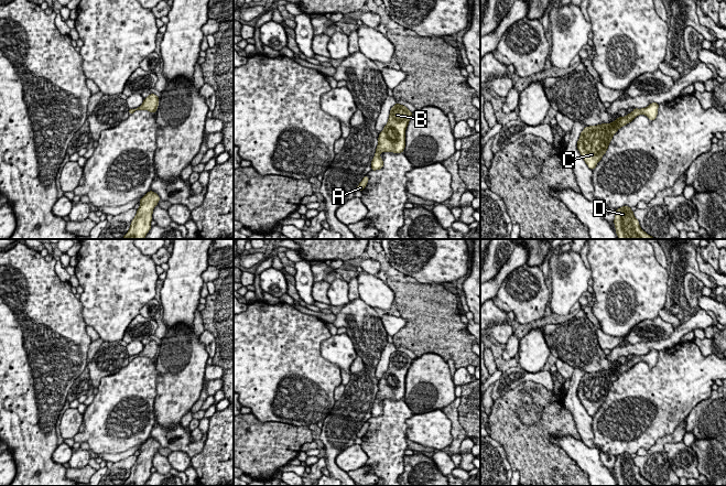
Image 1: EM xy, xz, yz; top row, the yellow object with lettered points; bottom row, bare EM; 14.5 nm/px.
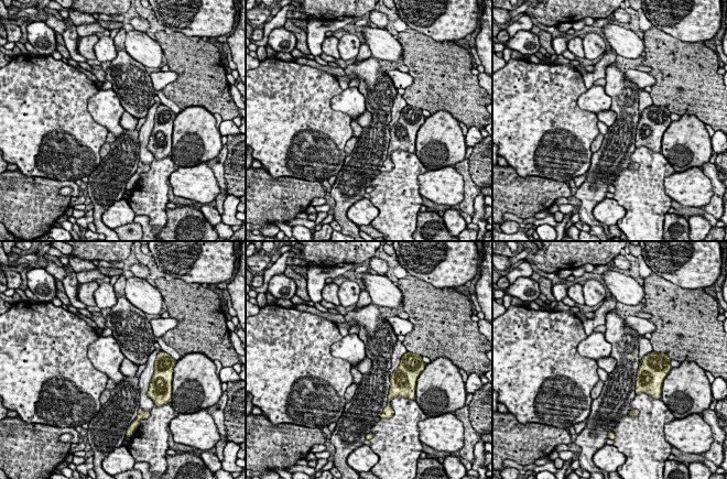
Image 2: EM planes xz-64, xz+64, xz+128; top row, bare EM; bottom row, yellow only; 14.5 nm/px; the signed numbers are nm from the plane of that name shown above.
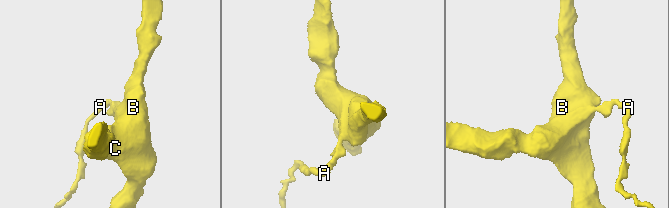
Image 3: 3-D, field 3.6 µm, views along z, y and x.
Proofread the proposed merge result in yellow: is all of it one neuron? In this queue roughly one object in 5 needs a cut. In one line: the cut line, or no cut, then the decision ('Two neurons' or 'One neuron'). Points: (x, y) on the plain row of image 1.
No split. One neuron

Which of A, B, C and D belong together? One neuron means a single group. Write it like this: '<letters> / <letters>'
A B C D

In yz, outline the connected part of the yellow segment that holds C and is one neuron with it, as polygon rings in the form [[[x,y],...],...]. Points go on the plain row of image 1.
[[[651,349],[647,355],[635,355],[632,359],[618,364],[614,369],[585,374],[577,388],[577,396],[588,414],[596,414],[619,375],[631,369],[640,360],[647,363],[650,368],[654,367],[658,355],[659,350]]]

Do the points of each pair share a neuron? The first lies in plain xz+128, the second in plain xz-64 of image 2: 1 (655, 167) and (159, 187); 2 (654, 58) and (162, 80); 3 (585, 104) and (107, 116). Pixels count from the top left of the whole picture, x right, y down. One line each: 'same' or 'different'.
1: same
2: different
3: same

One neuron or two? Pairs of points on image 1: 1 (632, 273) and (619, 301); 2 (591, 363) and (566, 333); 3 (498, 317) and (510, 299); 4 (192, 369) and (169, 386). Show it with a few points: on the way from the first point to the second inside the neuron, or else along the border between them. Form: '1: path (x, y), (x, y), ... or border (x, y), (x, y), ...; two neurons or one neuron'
1: path (629, 280), (629, 288), (626, 294); one neuron
2: path (587, 355), (574, 341); one neuron
3: border (492, 299), (499, 308), (507, 312); two neurons
4: path (186, 373), (174, 385); one neuron

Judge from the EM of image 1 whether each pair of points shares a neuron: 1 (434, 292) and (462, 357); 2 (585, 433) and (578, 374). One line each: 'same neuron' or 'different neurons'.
1: same neuron
2: same neuron

